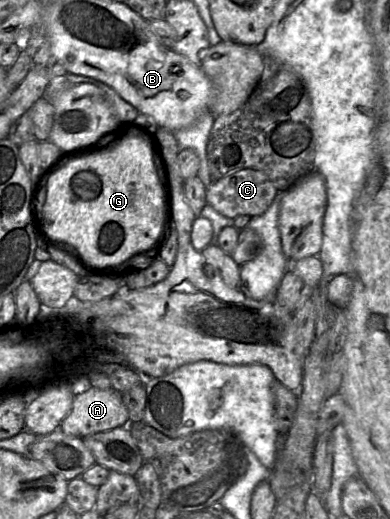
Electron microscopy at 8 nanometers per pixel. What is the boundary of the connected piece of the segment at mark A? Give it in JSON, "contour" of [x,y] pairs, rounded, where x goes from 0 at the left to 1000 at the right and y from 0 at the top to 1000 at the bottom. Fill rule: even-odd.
{"contour":[[[231,750],[192,761],[185,786],[151,825],[174,840],[221,840],[326,821],[331,800],[313,759],[292,750]]]}

